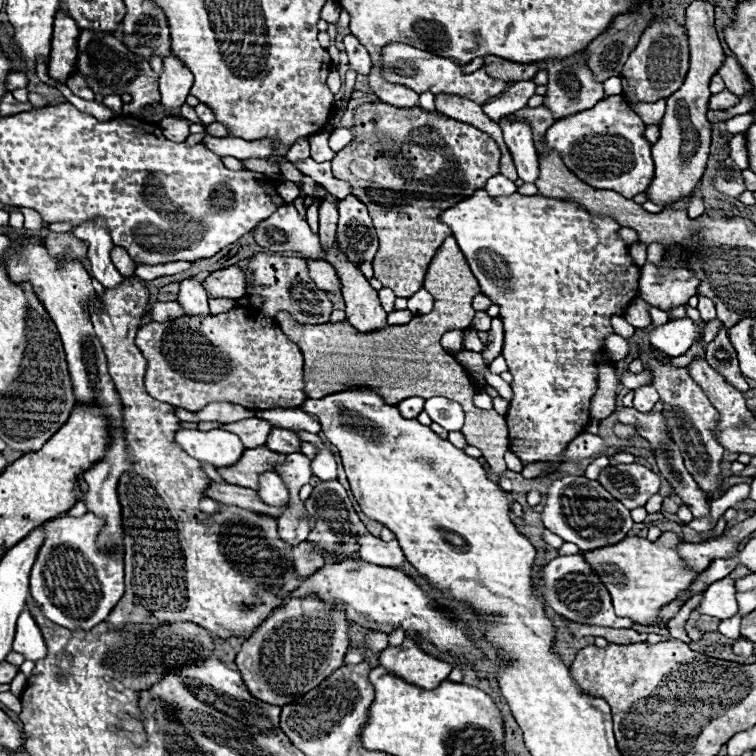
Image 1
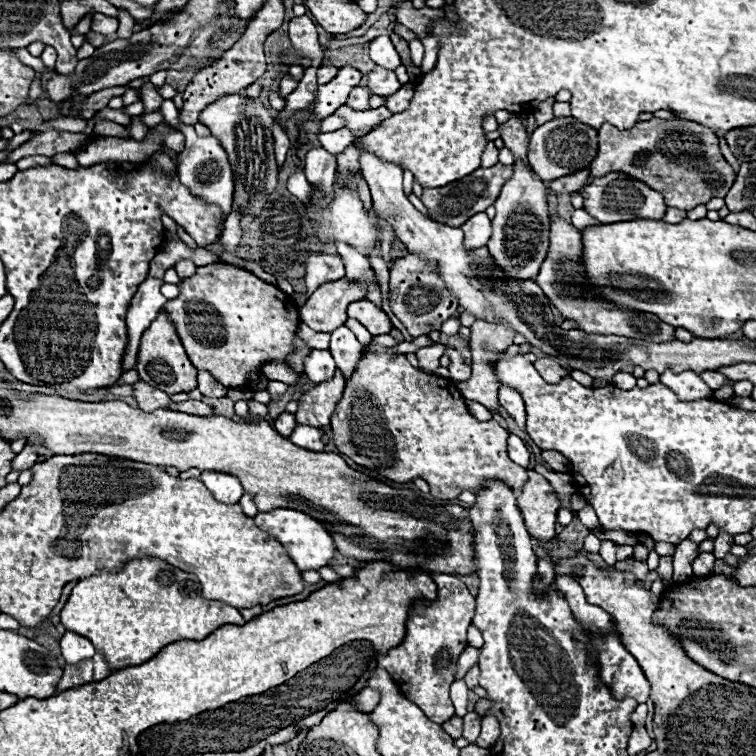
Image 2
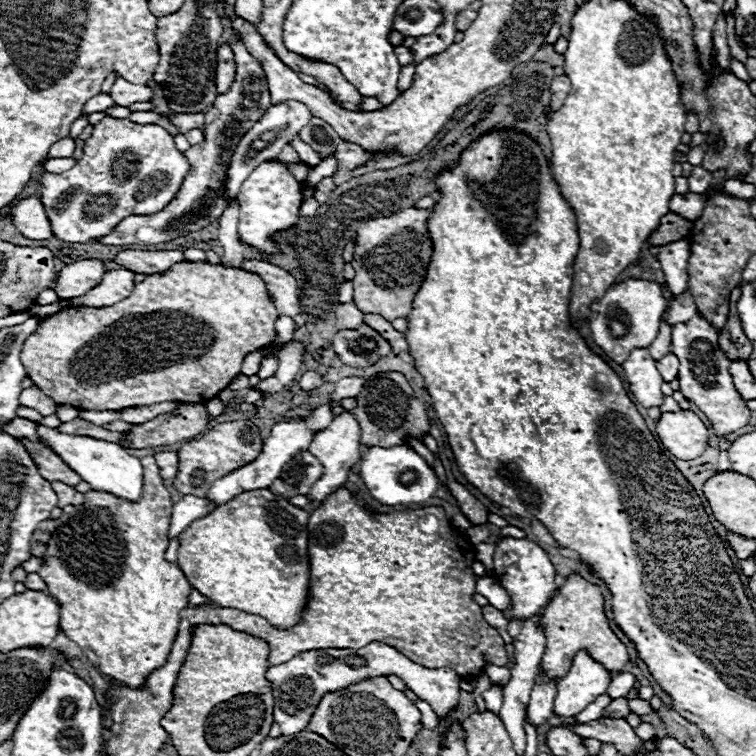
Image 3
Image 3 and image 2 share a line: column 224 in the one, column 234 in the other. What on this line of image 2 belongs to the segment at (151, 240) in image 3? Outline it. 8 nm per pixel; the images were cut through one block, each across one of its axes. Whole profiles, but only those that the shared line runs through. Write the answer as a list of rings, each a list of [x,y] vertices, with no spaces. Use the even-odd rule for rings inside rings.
[[[246,92],[226,94],[216,102],[208,104],[199,114],[199,122],[206,124],[210,132],[220,140],[228,152],[228,160],[234,170],[234,208],[242,208],[244,214],[258,214],[272,190],[278,184],[278,168],[274,162],[274,138],[272,124],[274,116],[270,110],[248,98]]]

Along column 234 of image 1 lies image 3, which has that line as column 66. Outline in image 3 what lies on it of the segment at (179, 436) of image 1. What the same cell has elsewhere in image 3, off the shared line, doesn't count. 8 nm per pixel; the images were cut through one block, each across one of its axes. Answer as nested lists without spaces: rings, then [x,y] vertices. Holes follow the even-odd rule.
[[[38,426],[38,436],[46,446],[50,446],[64,462],[76,470],[76,474],[88,482],[96,492],[110,492],[116,494],[118,498],[124,498],[128,502],[138,502],[144,486],[144,470],[142,464],[136,456],[130,456],[126,448],[106,442],[106,440],[96,440],[96,438],[84,438],[84,436],[68,436],[68,434],[58,434],[52,428]]]

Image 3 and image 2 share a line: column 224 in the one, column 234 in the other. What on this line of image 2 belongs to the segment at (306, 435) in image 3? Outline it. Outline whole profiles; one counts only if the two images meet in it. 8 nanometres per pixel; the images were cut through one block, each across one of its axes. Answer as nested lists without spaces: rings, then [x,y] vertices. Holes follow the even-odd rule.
[[[206,470],[206,472],[202,472],[200,480],[214,494],[214,498],[218,502],[224,502],[224,504],[236,504],[244,494],[244,488],[242,488],[240,480],[236,476],[232,476],[232,474]]]

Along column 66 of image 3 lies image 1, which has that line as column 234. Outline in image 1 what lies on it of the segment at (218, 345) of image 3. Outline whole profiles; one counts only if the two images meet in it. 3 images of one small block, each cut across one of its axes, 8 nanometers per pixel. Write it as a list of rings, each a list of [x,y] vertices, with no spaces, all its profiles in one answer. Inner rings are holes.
[[[252,306],[232,308],[218,316],[180,316],[174,322],[150,322],[144,324],[136,336],[136,346],[148,360],[146,390],[160,402],[186,408],[192,412],[202,410],[210,402],[232,402],[248,410],[270,408],[300,408],[308,396],[304,392],[302,366],[304,358],[300,348],[288,340],[274,318],[252,312]]]

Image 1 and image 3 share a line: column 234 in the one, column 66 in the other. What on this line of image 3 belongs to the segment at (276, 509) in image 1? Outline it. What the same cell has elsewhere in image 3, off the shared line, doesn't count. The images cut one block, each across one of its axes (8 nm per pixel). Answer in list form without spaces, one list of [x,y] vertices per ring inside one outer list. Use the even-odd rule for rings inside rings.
[[[52,482],[52,488],[56,490],[58,494],[58,502],[60,502],[60,508],[64,506],[80,506],[84,502],[84,494],[80,494],[78,490],[74,490],[72,486],[64,486],[62,482]]]

